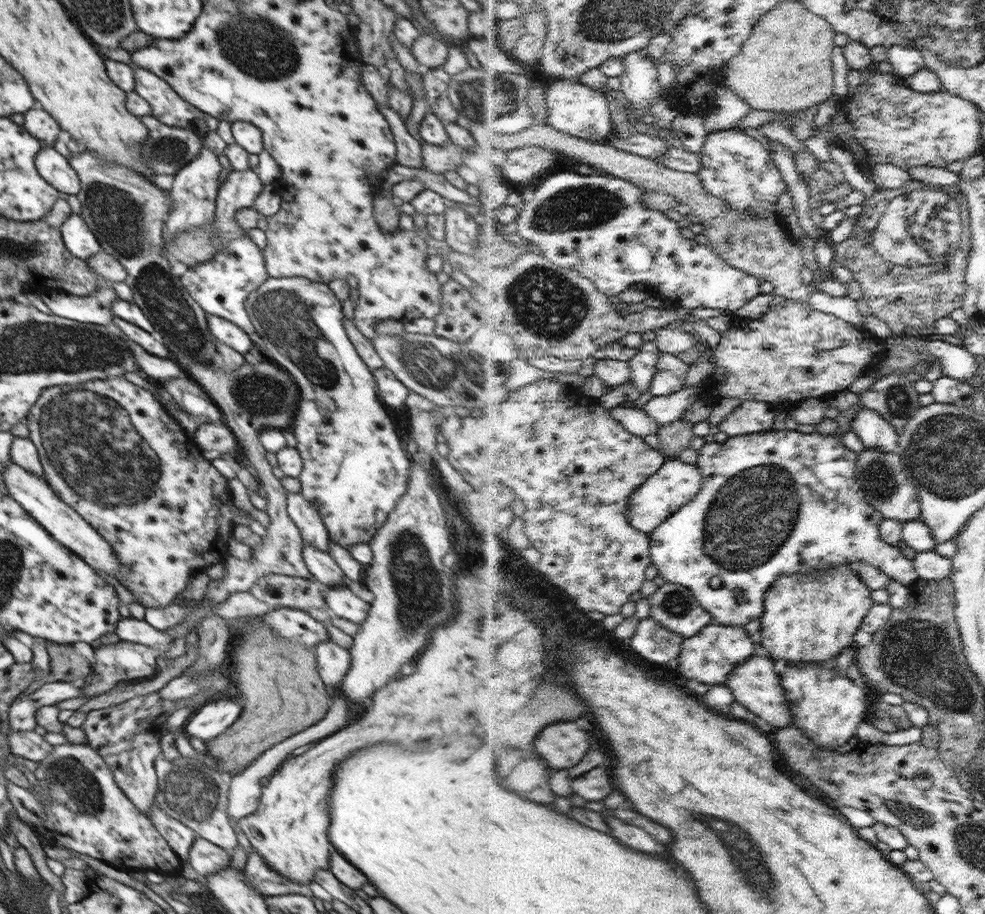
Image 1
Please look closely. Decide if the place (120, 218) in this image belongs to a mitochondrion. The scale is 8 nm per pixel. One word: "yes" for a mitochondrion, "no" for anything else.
yes

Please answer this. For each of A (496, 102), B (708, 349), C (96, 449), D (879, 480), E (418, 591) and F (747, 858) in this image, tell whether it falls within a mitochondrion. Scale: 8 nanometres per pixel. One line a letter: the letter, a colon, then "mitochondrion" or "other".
A: mitochondrion
B: other
C: mitochondrion
D: mitochondrion
E: mitochondrion
F: mitochondrion

